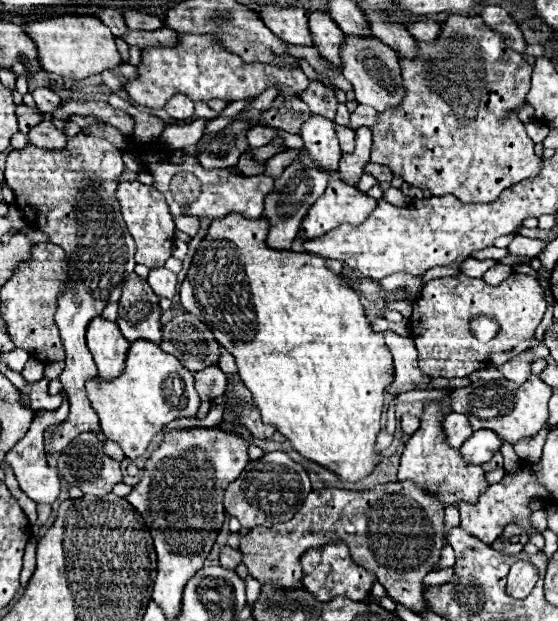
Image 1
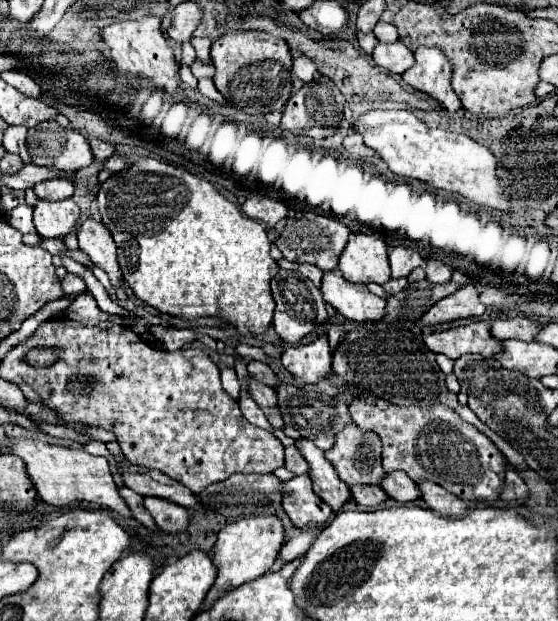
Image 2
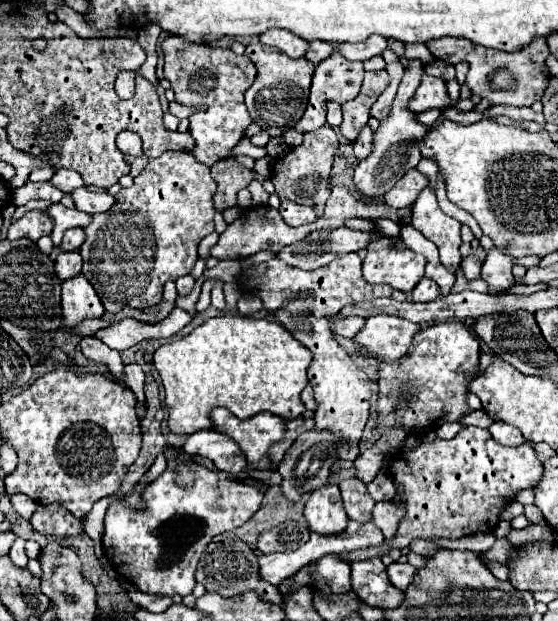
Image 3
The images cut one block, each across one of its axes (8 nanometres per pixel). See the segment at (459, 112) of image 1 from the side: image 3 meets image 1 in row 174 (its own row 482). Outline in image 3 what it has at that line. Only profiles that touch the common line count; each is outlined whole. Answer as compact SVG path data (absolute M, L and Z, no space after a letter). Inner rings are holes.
M466 426L452 440L436 438L430 444L422 442L416 450L398 452L392 458L390 472L394 482L404 486L406 494L406 518L396 536L386 540L380 548L338 554L340 558L348 562L370 560L370 556L384 556L392 548L402 550L416 538L462 538L476 532L492 532L500 520L500 512L514 500L514 496L540 482L542 464L532 446L502 446L488 430Z

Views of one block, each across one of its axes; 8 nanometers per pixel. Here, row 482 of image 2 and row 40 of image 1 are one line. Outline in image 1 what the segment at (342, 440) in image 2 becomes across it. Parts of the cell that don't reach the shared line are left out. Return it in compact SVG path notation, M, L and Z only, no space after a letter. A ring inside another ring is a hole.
M346 36L346 42L342 46L342 58L344 58L342 72L344 72L346 80L352 82L358 104L372 106L378 112L386 112L386 110L398 108L402 104L404 84L402 84L402 76L400 76L400 58L392 48L382 44L378 38Z

